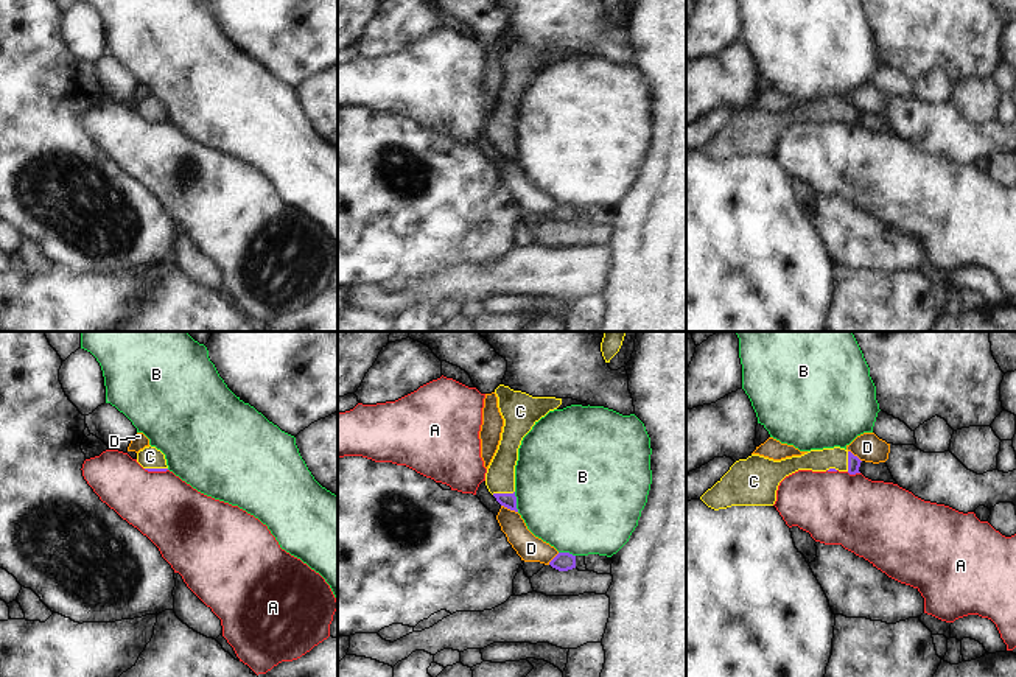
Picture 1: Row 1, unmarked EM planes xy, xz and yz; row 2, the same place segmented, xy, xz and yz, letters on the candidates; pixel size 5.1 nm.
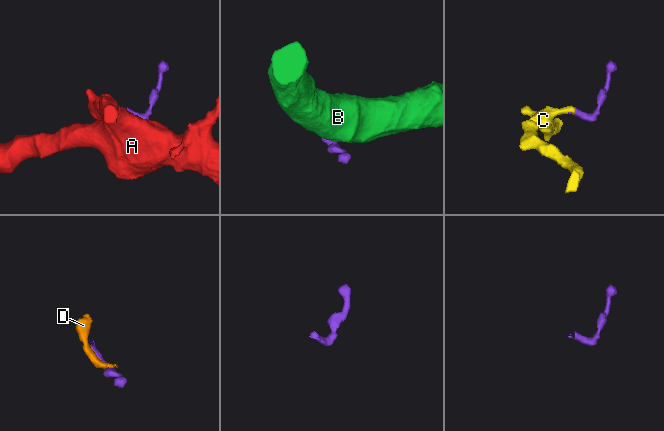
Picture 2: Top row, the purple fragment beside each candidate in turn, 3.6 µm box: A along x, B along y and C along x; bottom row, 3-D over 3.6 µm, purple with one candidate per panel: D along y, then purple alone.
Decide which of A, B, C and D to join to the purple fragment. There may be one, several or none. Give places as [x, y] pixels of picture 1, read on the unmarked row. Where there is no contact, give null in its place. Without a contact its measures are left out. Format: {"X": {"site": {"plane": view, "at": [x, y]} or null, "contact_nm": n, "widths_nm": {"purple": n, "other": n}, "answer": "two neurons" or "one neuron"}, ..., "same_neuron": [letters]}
{"A": {"site": {"plane": "yz", "at": [853, 125]}, "contact_nm": 70, "widths_nm": {"purple": 60, "other": 400}, "answer": "two neurons"}, "B": {"site": {"plane": "xz", "at": [515, 153]}, "contact_nm": 110, "widths_nm": {"purple": 80, "other": 480}, "answer": "two neurons"}, "C": {"site": {"plane": "xz", "at": [503, 145]}, "contact_nm": 120, "widths_nm": {"purple": 80, "other": 160}, "answer": "one neuron"}, "D": {"site": {"plane": "xz", "at": [509, 159]}, "contact_nm": 100, "widths_nm": {"purple": 80, "other": 140}, "answer": "two neurons"}, "same_neuron": ["C"]}

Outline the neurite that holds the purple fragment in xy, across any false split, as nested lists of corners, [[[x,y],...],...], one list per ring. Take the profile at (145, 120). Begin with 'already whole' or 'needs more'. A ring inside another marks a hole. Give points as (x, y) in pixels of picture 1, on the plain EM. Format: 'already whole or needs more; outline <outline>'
needs more; outline [[[145,98],[137,104],[137,114],[148,123],[166,123],[165,106],[156,98]]]

